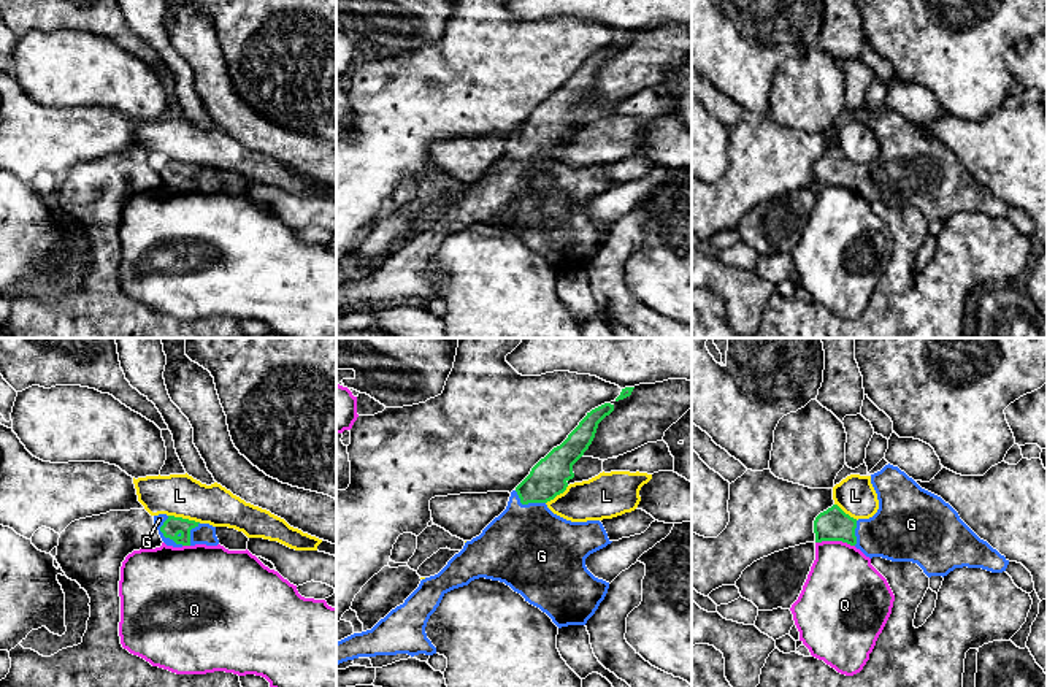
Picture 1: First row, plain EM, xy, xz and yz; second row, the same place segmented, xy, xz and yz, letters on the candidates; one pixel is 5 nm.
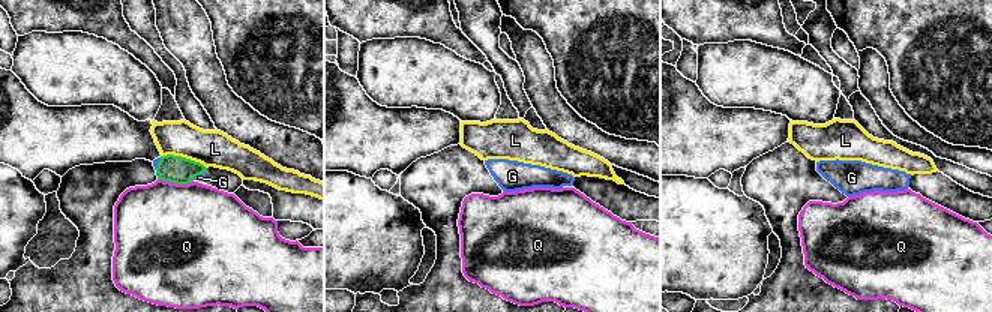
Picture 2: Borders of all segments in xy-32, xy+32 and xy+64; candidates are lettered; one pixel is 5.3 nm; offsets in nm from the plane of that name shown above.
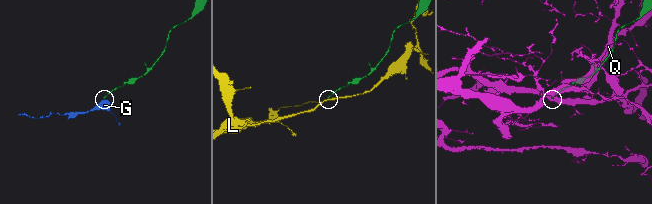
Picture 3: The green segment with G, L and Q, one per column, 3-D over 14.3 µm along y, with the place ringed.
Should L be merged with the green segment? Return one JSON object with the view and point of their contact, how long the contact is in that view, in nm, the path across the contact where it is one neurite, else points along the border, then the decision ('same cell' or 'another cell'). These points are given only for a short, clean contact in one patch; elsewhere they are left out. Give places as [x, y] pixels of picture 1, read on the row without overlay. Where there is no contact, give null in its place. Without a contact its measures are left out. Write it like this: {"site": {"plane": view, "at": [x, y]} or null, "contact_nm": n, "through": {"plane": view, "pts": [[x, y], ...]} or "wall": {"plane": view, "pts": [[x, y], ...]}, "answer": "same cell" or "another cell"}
{"site": {"plane": "xy", "at": [184, 164]}, "contact_nm": 170, "wall": {"plane": "xy", "pts": [[168, 159], [200, 167]]}, "answer": "another cell"}

